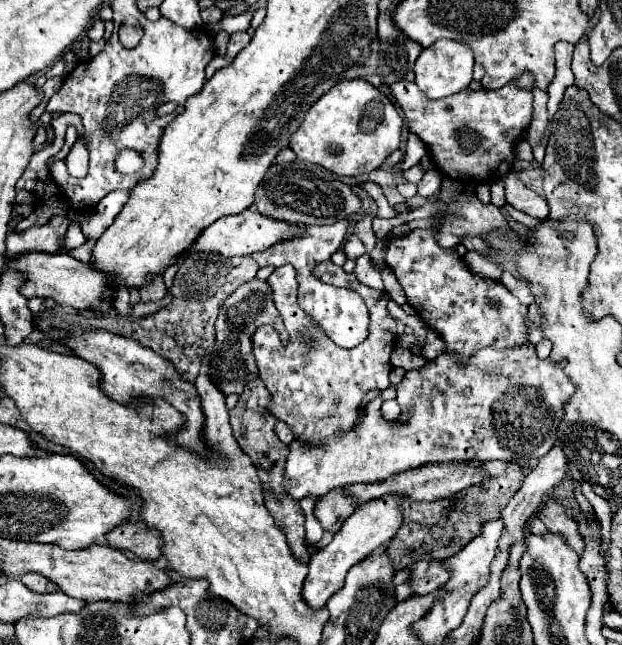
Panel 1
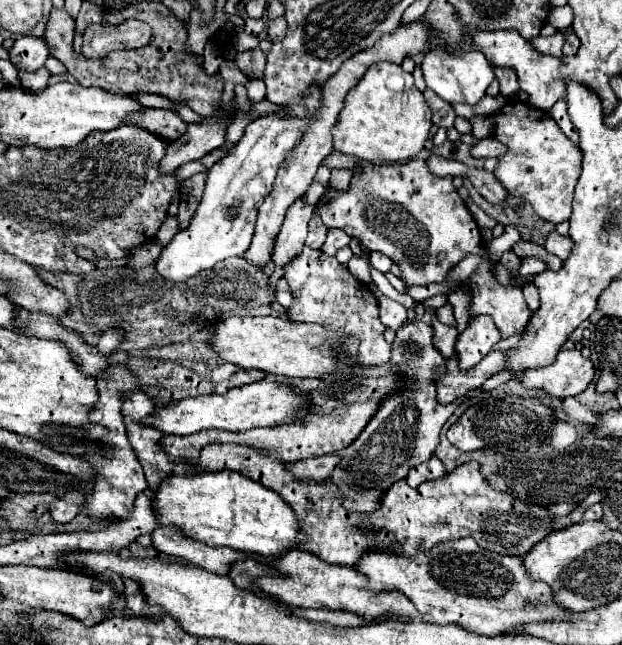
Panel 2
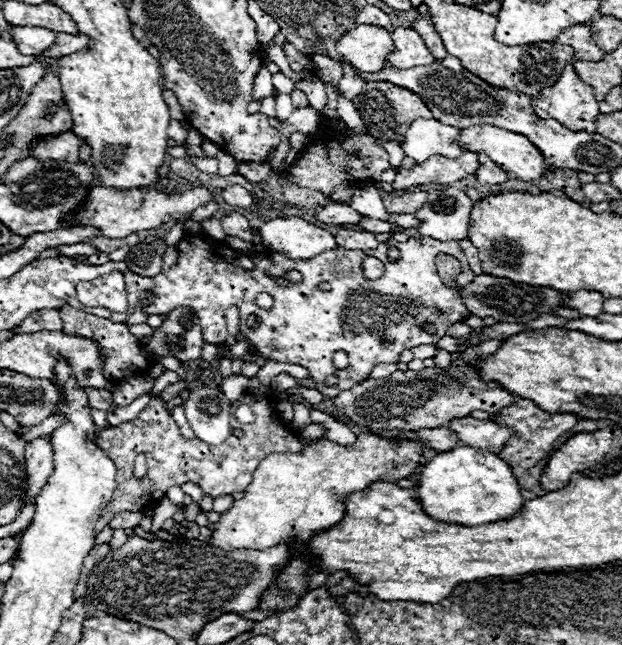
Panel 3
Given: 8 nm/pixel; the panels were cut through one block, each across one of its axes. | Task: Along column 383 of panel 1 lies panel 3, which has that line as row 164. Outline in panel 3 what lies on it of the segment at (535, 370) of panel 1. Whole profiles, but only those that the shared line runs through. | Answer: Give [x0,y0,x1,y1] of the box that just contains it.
[392,152,478,190]

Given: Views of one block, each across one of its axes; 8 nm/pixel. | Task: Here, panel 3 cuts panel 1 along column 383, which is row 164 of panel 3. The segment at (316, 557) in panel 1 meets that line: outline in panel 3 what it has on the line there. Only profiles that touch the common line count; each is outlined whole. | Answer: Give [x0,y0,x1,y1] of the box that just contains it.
[460,124,546,182]

